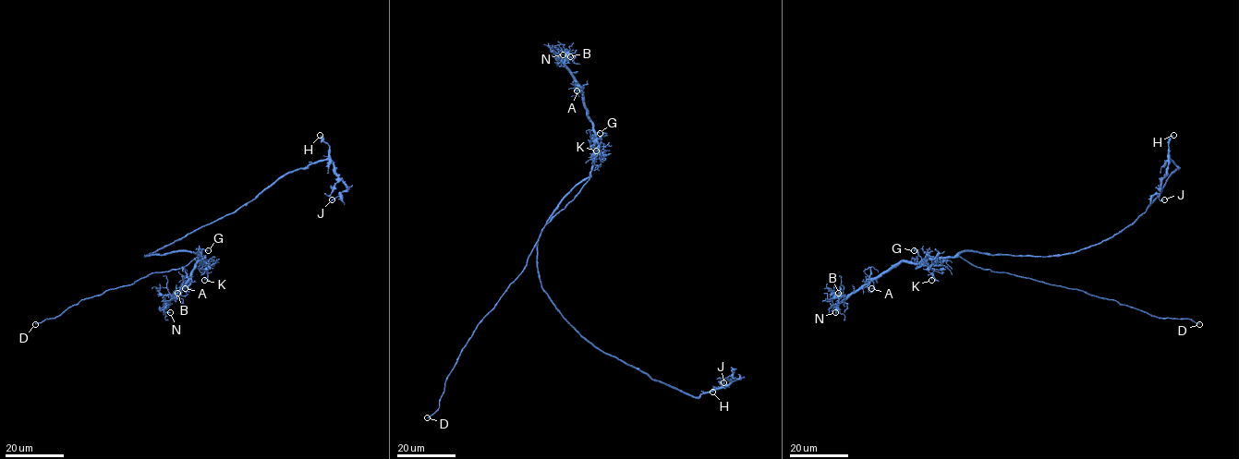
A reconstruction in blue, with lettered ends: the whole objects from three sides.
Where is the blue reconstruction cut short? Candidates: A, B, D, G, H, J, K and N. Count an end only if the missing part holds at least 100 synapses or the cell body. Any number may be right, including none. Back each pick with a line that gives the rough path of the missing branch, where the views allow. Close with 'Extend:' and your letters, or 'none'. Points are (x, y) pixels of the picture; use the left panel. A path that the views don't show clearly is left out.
Extend: D

